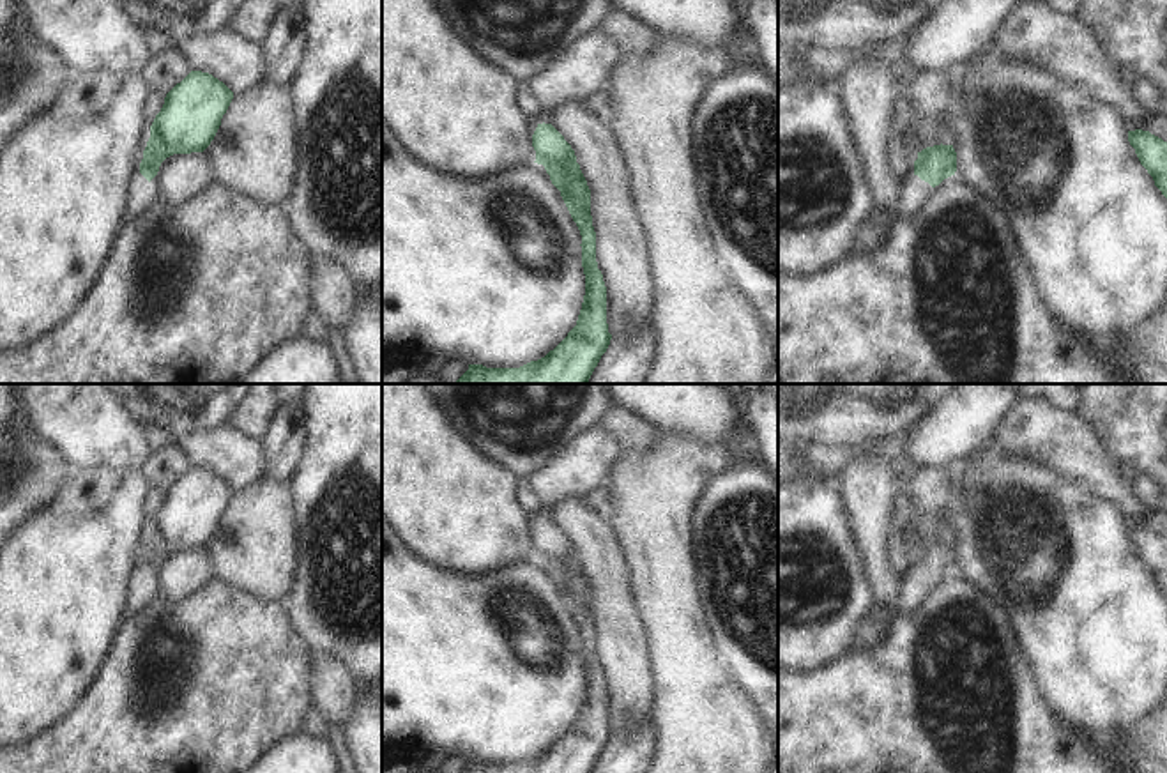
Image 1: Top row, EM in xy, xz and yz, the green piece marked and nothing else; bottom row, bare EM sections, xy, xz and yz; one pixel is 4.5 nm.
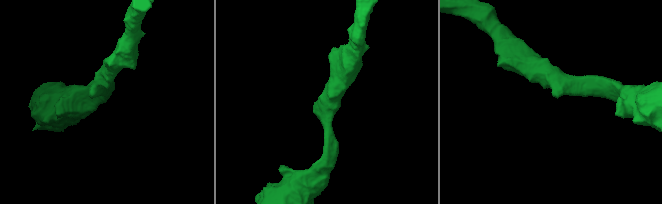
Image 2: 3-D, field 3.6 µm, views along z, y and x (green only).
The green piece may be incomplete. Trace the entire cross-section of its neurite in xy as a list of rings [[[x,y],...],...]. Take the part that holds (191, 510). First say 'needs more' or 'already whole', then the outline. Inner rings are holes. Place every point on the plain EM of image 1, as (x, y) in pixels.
needs more; [[[191,467],[166,490],[164,501],[150,522],[150,534],[143,547],[140,568],[134,570],[129,578],[124,617],[136,614],[157,596],[159,587],[150,577],[157,571],[166,554],[173,550],[203,548],[210,541],[232,495],[233,488],[223,478],[202,467]]]

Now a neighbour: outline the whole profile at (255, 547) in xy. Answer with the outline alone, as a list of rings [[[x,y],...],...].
[[[262,478],[233,492],[205,548],[214,578],[265,601],[283,601],[299,564],[288,483]]]

